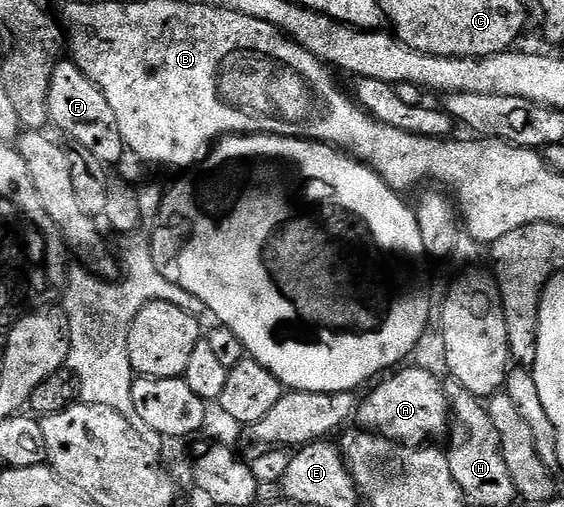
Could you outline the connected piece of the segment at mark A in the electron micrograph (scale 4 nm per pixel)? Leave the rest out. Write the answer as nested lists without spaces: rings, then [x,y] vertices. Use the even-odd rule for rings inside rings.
[[[399,367],[393,374],[379,379],[373,385],[375,388],[366,397],[361,397],[356,409],[356,420],[362,423],[359,425],[363,429],[373,430],[390,440],[422,446],[437,441],[434,440],[437,436],[451,431],[450,401],[446,399],[446,384],[436,373],[426,368],[406,367]]]

